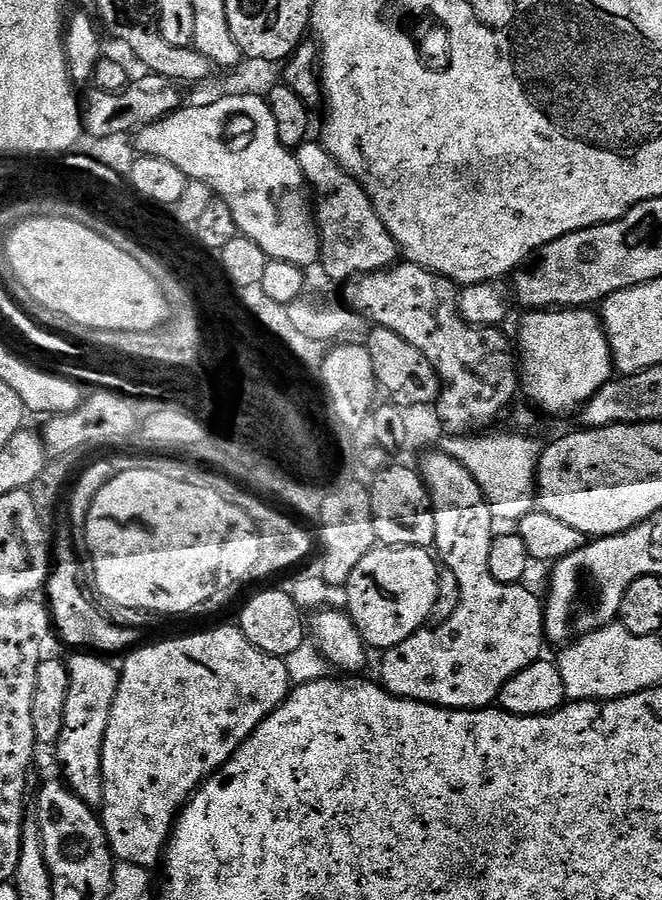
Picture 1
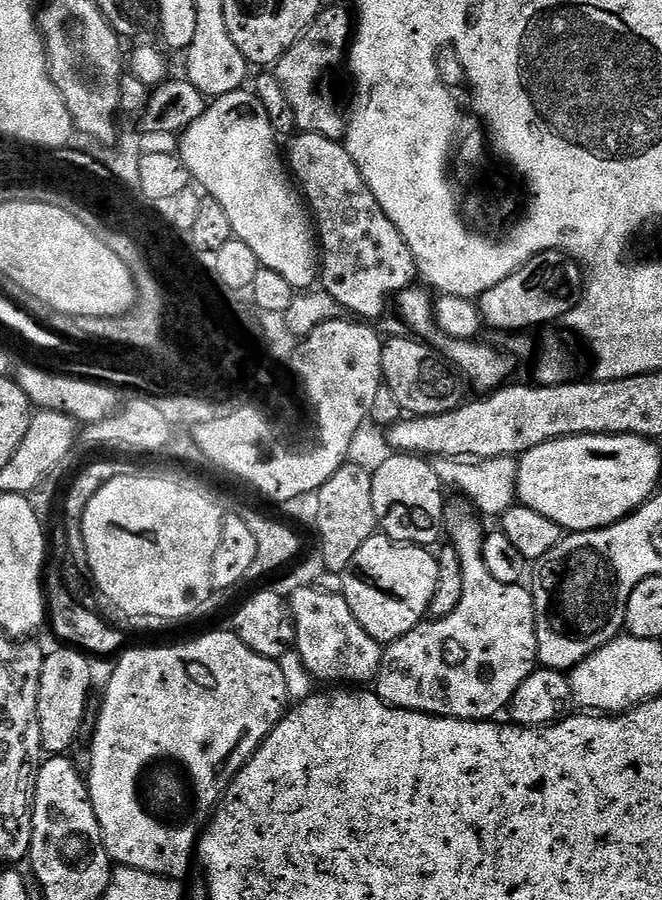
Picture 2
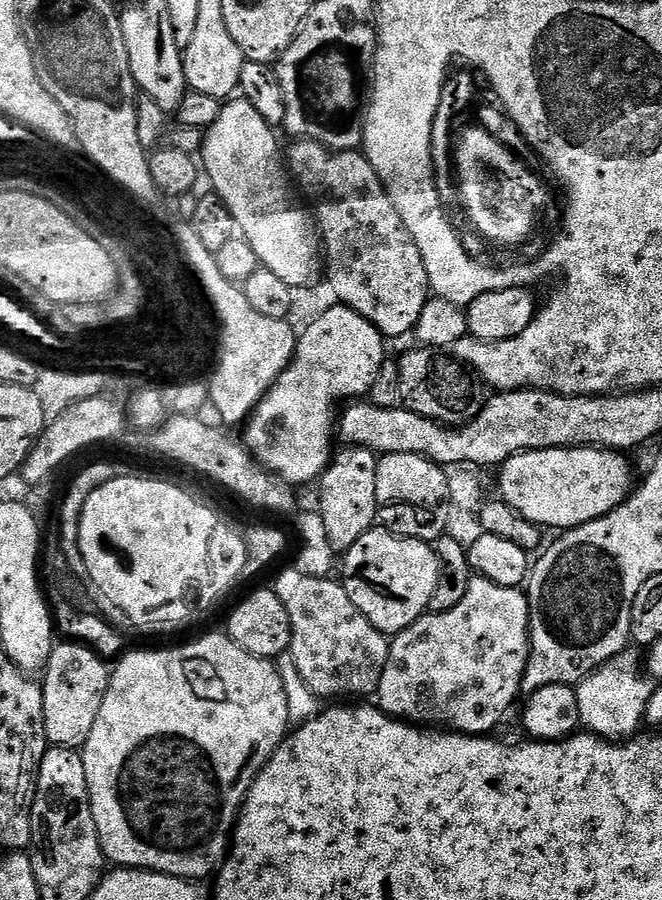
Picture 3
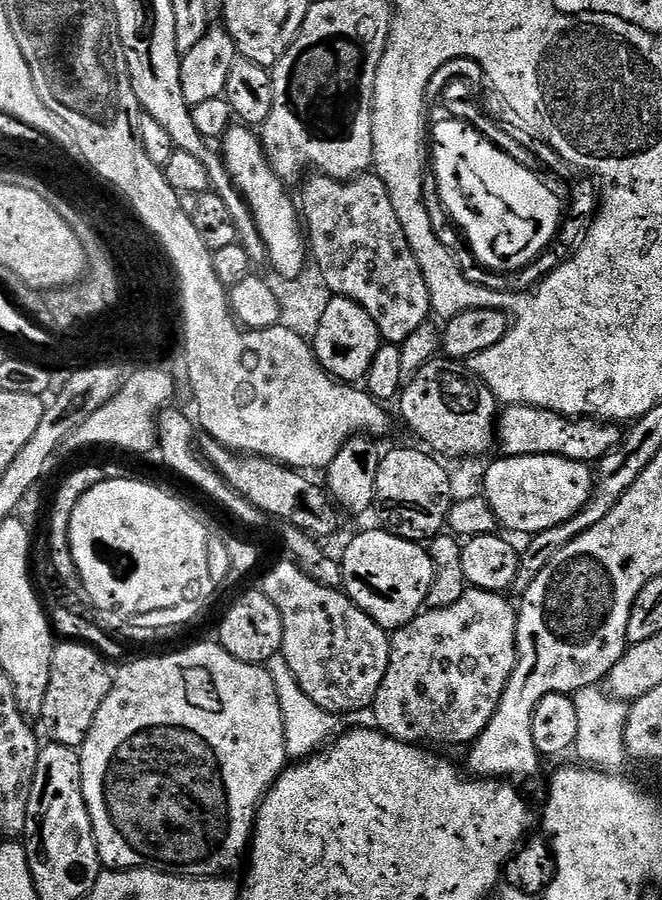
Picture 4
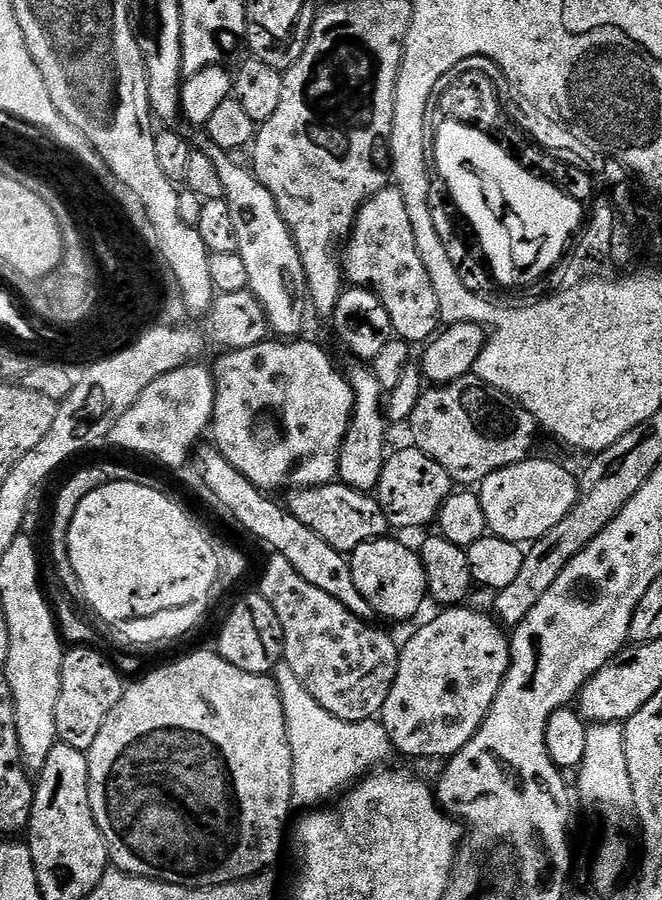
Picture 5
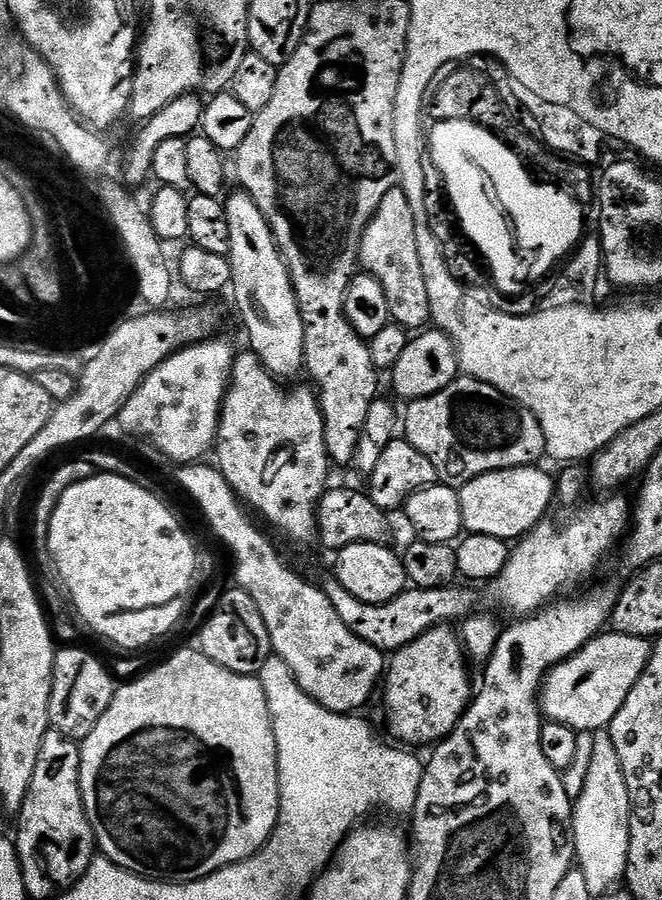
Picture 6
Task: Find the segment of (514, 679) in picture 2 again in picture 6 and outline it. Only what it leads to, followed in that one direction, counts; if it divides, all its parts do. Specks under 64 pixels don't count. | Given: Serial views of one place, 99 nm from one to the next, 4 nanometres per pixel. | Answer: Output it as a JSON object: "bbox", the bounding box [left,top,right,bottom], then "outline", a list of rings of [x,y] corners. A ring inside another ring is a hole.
{"bbox":[382,626,474,746],"outline":[[[452,626],[431,628],[426,634],[414,638],[414,642],[391,653],[386,664],[386,675],[382,681],[384,708],[388,711],[388,728],[393,736],[391,739],[404,746],[416,746],[412,744],[432,746],[450,735],[464,711],[468,709],[468,705],[472,703],[474,684],[472,688],[468,668],[470,669],[470,661],[457,629]]]}

